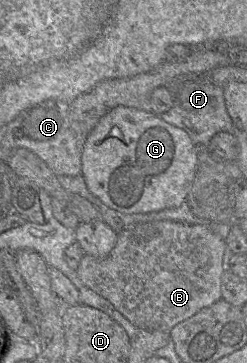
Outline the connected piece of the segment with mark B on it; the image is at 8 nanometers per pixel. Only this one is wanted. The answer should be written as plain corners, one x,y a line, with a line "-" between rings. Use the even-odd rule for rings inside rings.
170,220
151,221
135,224
118,233
114,248
105,258
96,258
89,254
84,254
81,258
78,268
76,269
76,272
81,282
86,287
108,300
117,311
119,311
132,325
138,329
169,332
178,323
192,317
203,308
211,306
221,299
221,277
223,274
222,263
225,248
225,240
213,233
204,225
186,224

